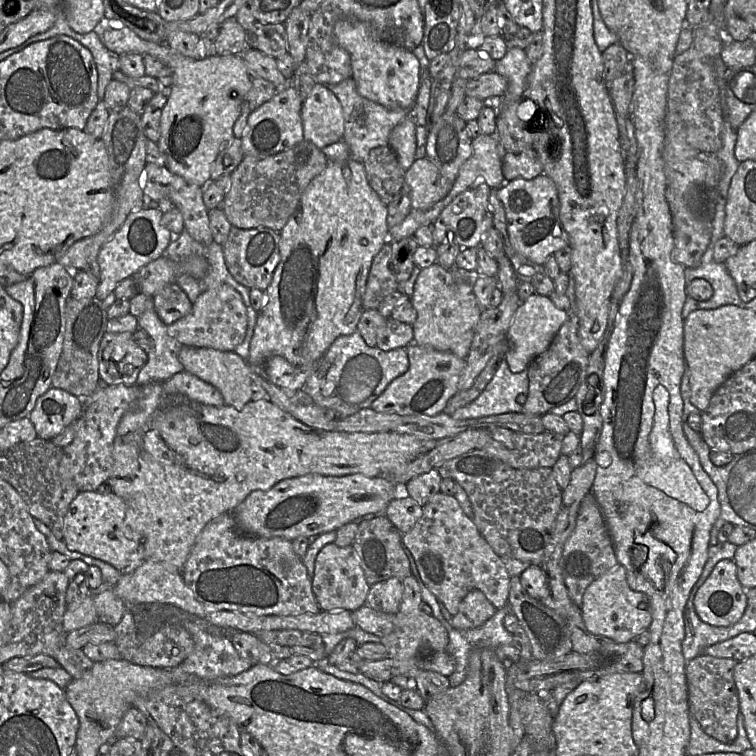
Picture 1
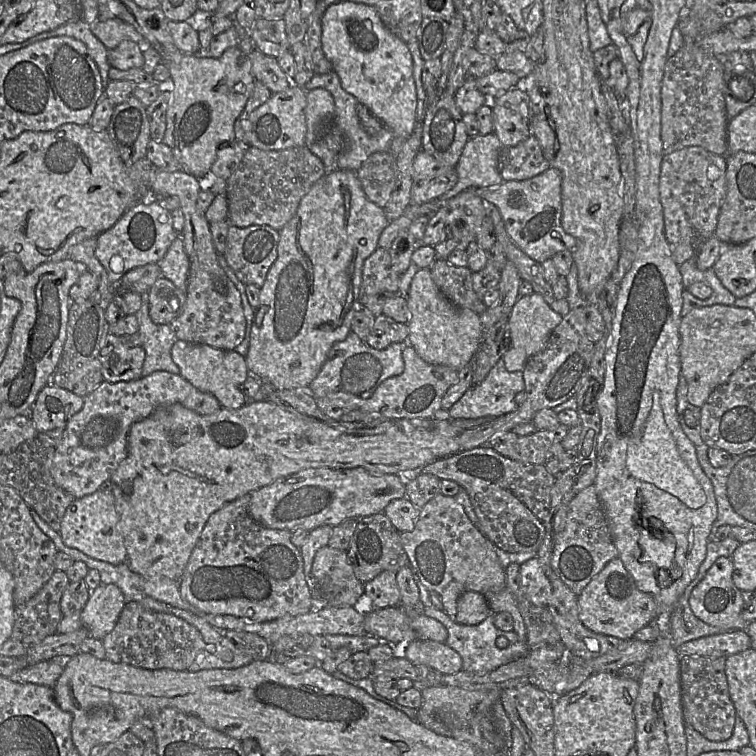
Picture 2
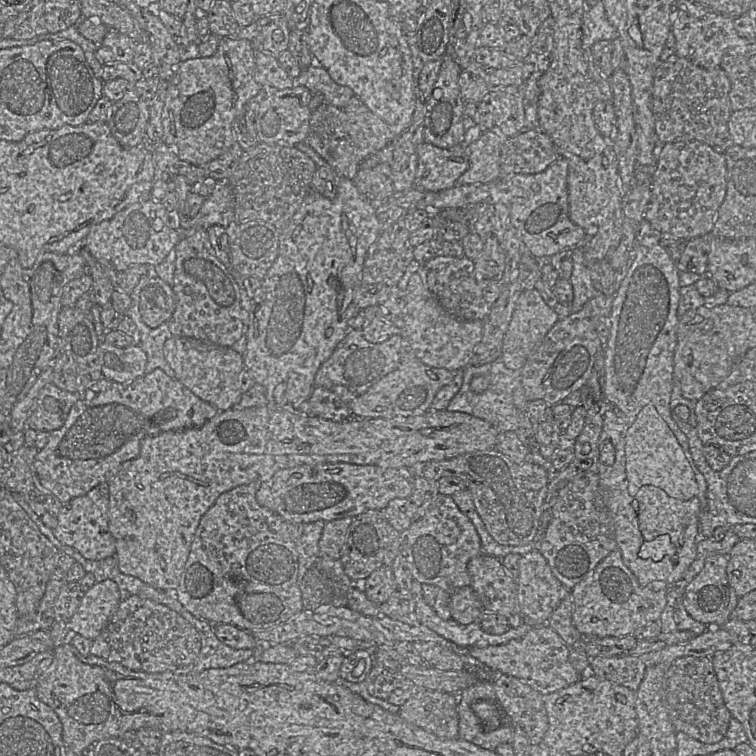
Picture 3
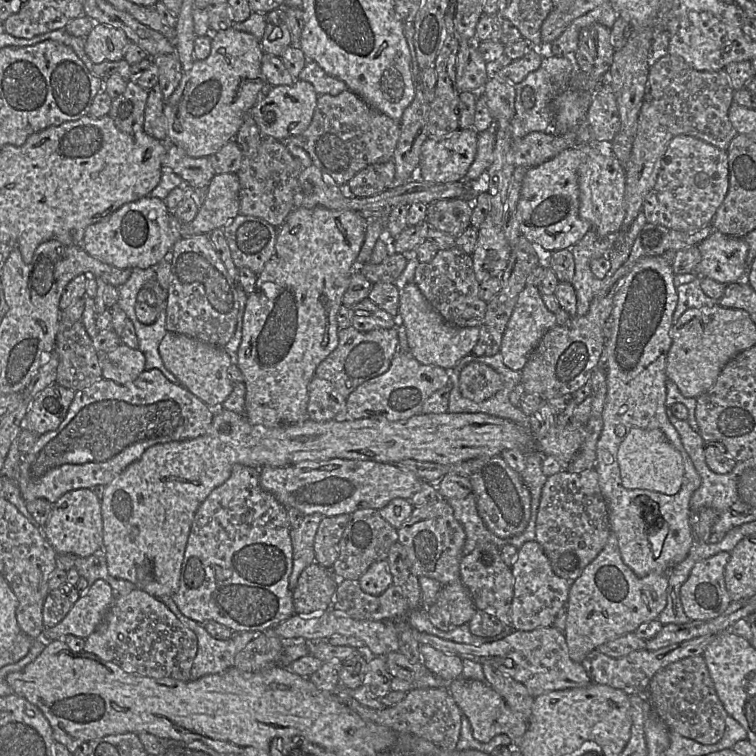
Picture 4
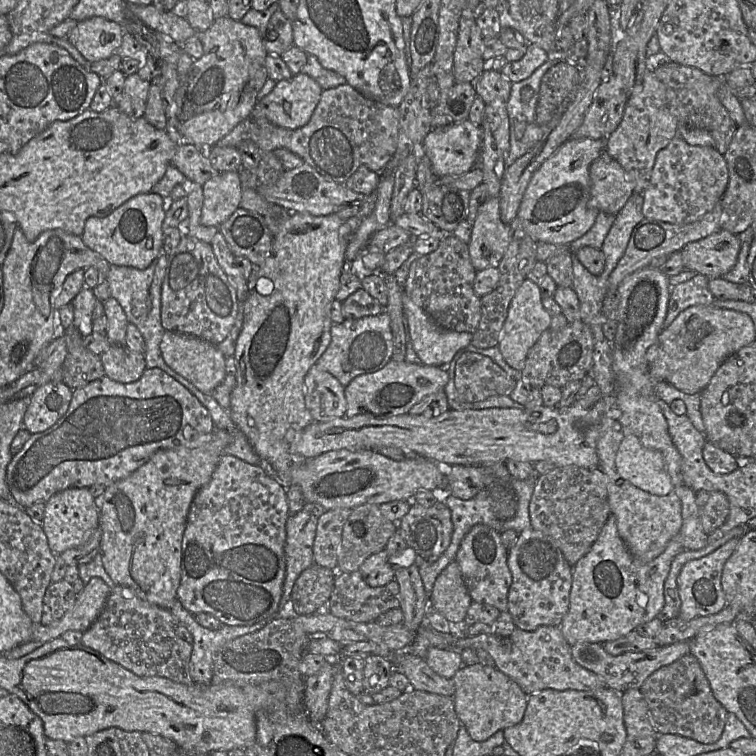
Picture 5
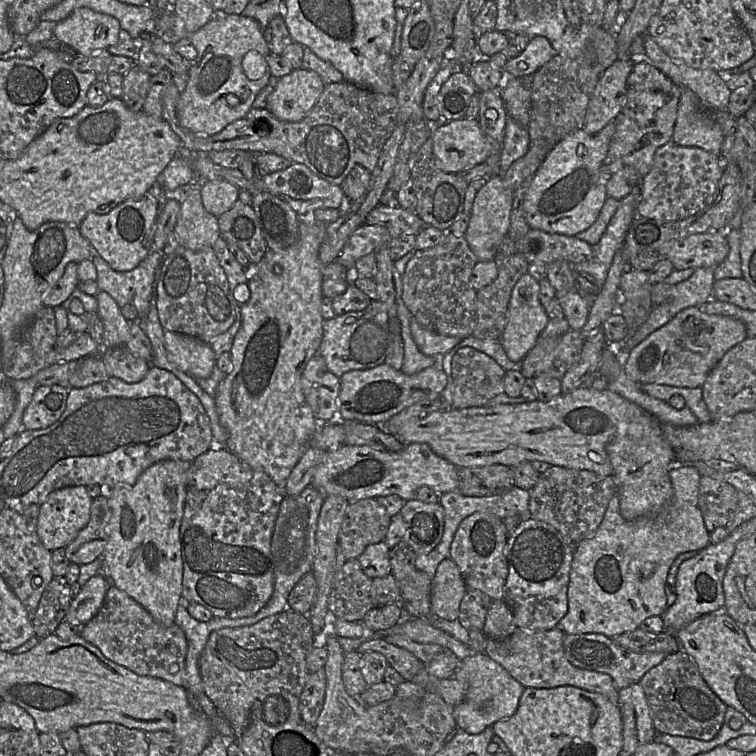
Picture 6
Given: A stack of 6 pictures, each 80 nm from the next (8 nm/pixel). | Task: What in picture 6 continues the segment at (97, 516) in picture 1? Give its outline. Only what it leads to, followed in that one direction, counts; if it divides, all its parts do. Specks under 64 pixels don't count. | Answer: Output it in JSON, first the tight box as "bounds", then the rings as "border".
{"bounds":[35,486,92,552],"border":[[[69,486],[52,491],[44,503],[40,505],[35,530],[42,544],[50,552],[58,548],[66,548],[87,525],[90,519],[92,498],[86,486]]]}

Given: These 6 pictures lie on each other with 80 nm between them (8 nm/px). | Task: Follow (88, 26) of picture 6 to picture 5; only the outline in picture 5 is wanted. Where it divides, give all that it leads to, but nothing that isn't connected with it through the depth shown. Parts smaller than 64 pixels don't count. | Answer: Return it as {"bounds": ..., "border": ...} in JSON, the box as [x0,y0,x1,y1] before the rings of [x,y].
{"bounds":[67,16,124,62],"border":[[[95,16],[78,22],[67,39],[87,61],[94,62],[115,54],[124,33],[121,24]]]}

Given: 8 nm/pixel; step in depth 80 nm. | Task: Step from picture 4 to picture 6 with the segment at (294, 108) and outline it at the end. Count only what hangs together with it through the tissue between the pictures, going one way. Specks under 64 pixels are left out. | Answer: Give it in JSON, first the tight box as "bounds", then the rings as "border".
{"bounds":[265,67,325,121],"border":[[[303,67],[293,69],[278,80],[265,108],[279,120],[301,121],[313,109],[325,87],[315,71]]]}

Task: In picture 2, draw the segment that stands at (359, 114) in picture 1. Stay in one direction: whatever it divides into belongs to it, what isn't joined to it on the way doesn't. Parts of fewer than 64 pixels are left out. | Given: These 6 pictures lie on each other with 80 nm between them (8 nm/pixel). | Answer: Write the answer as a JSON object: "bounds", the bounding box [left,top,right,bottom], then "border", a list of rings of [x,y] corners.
{"bounds":[303,71,394,172],"border":[[[332,71],[326,74],[316,73],[303,88],[306,91],[324,88],[333,96],[335,104],[334,123],[345,138],[345,147],[343,151],[338,154],[336,161],[338,169],[357,172],[373,153],[390,151],[391,141],[394,136],[393,133],[387,127],[383,127],[376,136],[371,136],[363,129],[357,115],[357,105],[359,101],[352,94],[343,89],[340,79],[335,72]]]}

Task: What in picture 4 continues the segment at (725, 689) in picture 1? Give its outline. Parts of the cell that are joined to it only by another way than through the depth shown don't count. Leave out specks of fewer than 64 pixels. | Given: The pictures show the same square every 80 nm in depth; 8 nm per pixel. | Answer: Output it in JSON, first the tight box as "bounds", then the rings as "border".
{"bounds":[646,656,728,745],"border":[[[703,656],[686,657],[662,668],[650,680],[646,696],[652,711],[670,732],[703,745],[713,745],[722,739],[728,713],[717,695]]]}

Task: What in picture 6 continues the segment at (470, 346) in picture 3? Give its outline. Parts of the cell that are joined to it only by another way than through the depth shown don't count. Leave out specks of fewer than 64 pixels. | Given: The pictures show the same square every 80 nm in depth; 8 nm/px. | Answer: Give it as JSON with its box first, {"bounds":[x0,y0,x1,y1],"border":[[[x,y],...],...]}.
{"bounds":[410,318,462,359],"border":[[[415,318],[410,320],[411,334],[418,349],[426,356],[442,359],[462,339],[453,336],[439,335],[421,326]]]}

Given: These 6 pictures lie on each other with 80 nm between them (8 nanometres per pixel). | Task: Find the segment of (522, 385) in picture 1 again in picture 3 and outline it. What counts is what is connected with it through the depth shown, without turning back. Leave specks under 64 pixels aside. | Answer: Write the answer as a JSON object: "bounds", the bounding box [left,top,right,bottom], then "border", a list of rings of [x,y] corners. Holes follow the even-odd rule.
{"bounds":[447,356,522,433],"border":[[[501,356],[496,357],[489,363],[474,363],[472,361],[466,365],[458,374],[460,378],[460,389],[451,400],[447,411],[449,413],[465,414],[479,421],[490,425],[497,433],[514,432],[519,427],[522,419],[522,412],[514,403],[514,395],[522,388],[522,373],[511,371],[504,365]],[[472,375],[488,375],[491,378],[491,390],[487,394],[473,394],[470,391],[470,380]]]}

